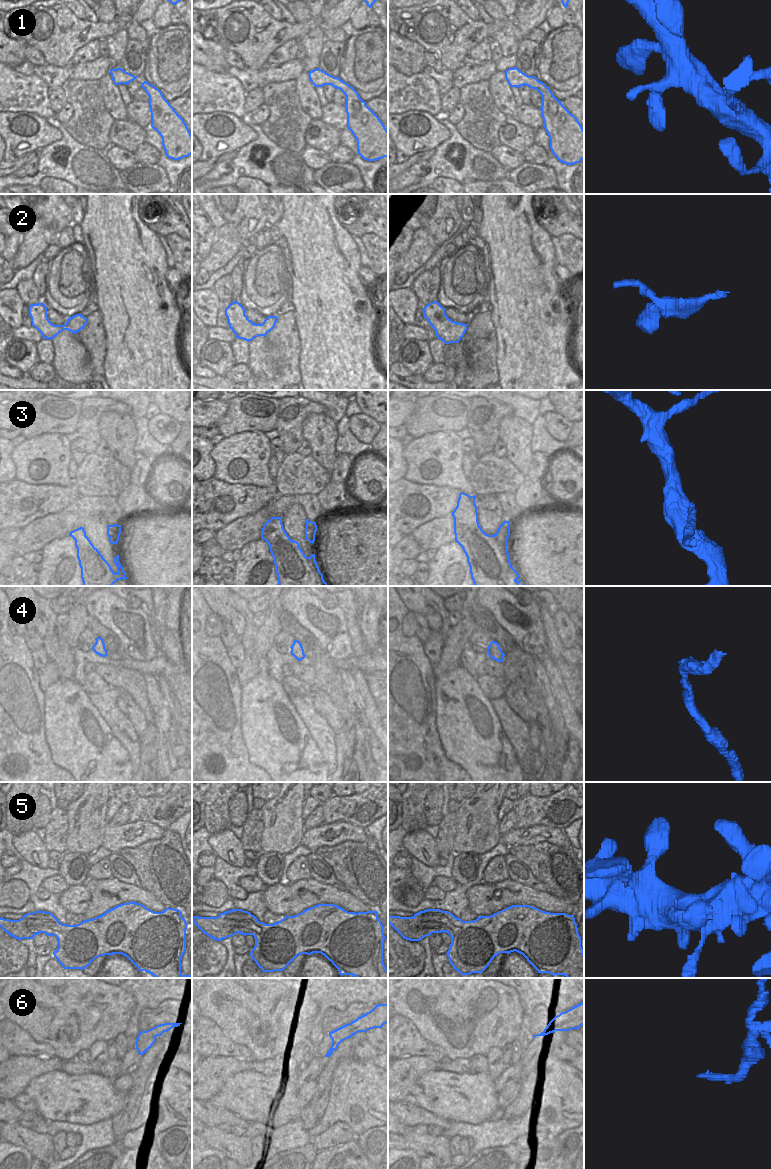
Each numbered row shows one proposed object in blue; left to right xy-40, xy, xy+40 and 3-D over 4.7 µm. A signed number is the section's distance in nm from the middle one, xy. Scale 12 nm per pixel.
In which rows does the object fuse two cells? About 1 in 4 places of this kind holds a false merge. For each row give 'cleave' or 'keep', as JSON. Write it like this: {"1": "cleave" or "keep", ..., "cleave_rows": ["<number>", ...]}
{"1": "keep", "2": "keep", "3": "cleave", "4": "keep", "5": "keep", "6": "cleave", "cleave_rows": ["3", "6"]}

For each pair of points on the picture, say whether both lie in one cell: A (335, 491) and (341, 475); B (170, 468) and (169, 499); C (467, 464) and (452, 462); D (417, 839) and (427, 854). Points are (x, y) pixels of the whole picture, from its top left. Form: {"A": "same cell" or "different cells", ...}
{"A": "different cells", "B": "same cell", "C": "different cells", "D": "same cell"}

